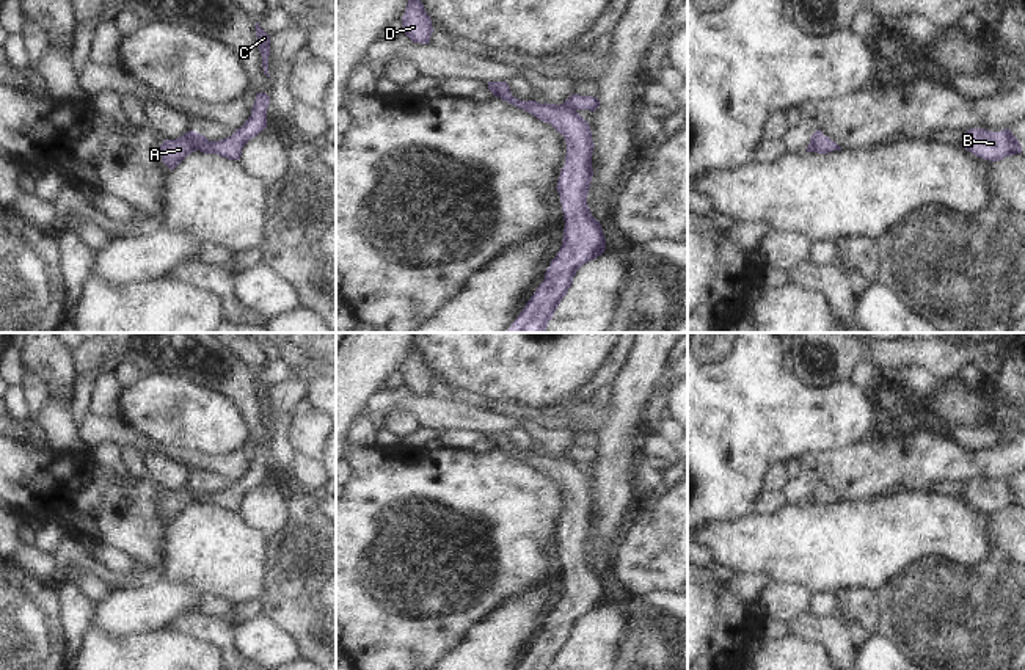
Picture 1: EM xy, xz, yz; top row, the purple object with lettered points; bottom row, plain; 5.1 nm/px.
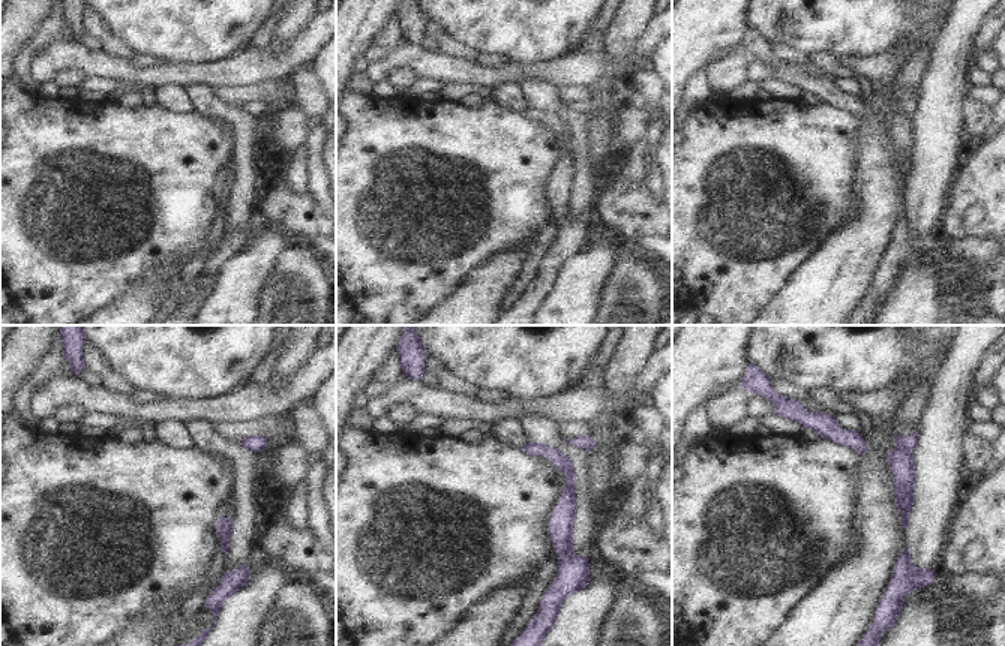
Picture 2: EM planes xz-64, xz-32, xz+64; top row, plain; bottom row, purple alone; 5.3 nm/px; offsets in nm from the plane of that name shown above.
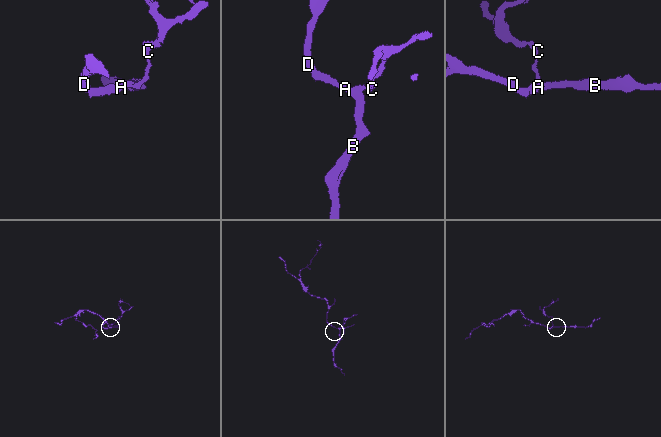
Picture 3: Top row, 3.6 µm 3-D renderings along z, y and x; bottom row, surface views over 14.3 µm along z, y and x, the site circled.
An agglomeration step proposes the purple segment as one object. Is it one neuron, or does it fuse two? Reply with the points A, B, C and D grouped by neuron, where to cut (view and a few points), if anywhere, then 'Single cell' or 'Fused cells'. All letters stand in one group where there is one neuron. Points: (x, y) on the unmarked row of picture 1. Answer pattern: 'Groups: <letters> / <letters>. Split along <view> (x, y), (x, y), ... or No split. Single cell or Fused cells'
Groups: A B D / C. Split along xz (554, 455), (575, 462). Fused cells.

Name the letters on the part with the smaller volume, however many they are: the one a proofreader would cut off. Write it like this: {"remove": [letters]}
{"remove": ["C"]}

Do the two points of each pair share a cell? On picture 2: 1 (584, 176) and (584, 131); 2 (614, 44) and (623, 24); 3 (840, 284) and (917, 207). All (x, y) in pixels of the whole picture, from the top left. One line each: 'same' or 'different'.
1: same
2: same
3: different

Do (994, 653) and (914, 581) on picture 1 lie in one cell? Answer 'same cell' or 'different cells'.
same cell

